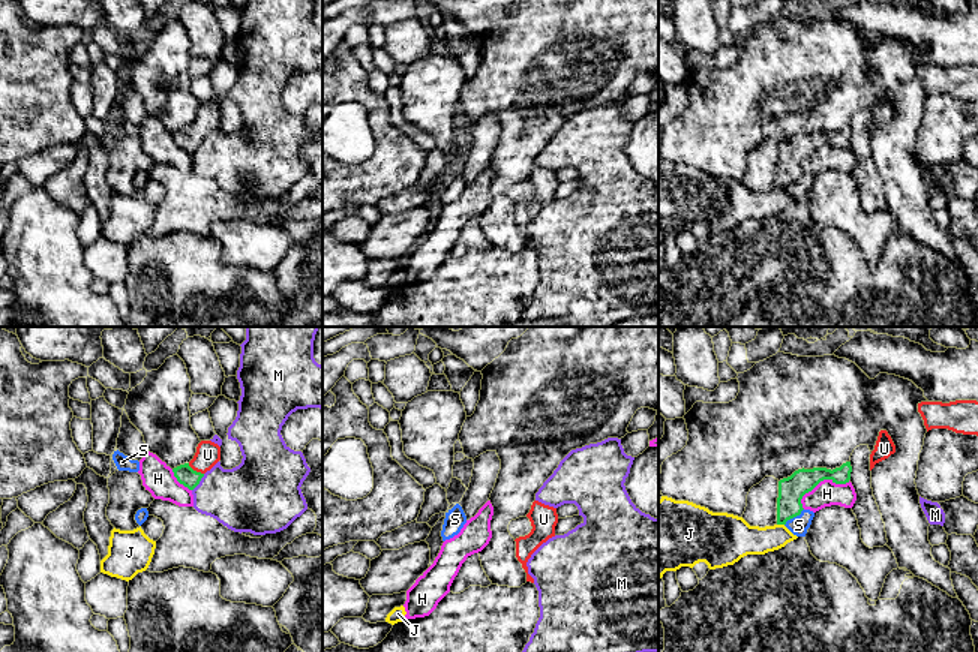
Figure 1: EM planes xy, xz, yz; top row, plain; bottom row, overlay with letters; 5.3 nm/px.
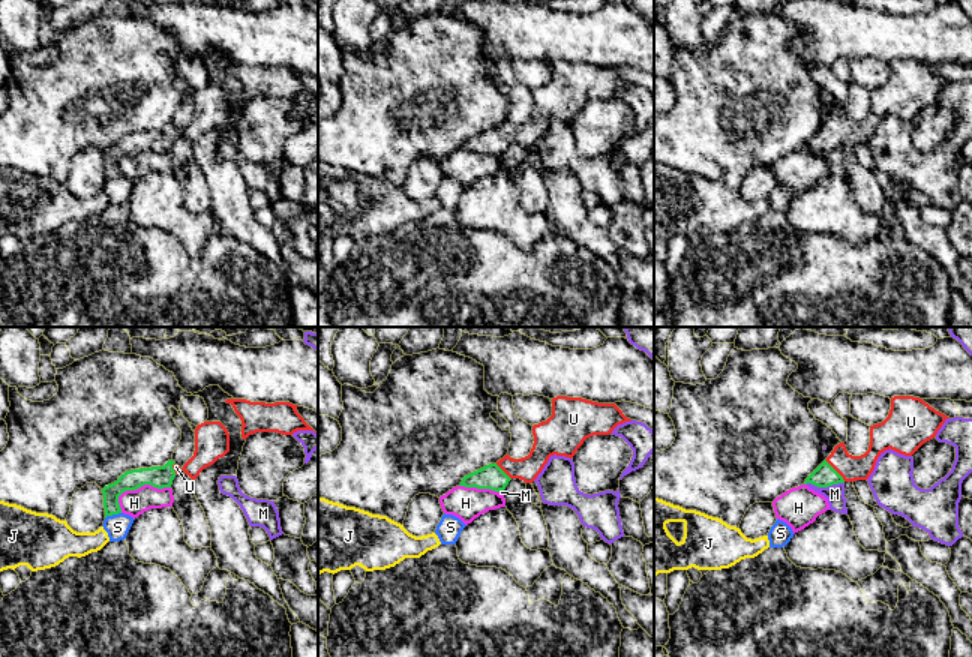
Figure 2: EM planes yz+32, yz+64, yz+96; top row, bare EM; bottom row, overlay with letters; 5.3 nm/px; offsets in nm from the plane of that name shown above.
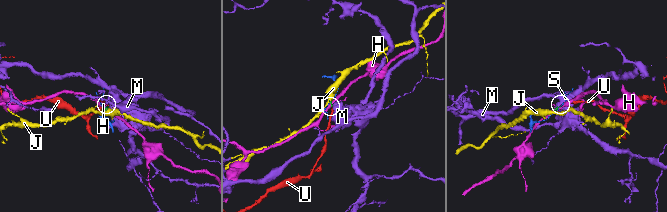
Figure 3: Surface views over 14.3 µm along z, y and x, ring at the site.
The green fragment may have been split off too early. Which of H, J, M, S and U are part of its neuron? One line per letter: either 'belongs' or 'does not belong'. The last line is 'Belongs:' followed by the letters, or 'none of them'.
H: does not belong
J: does not belong
M: does not belong
S: does not belong
U: belongs
Belongs: U

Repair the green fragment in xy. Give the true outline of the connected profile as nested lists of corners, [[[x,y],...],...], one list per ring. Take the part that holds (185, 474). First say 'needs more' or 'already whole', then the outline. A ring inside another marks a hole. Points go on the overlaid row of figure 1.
needs more; [[[201,441],[196,453],[189,463],[172,469],[174,477],[180,484],[194,490],[204,474],[210,471],[220,460],[220,447],[212,441]]]

